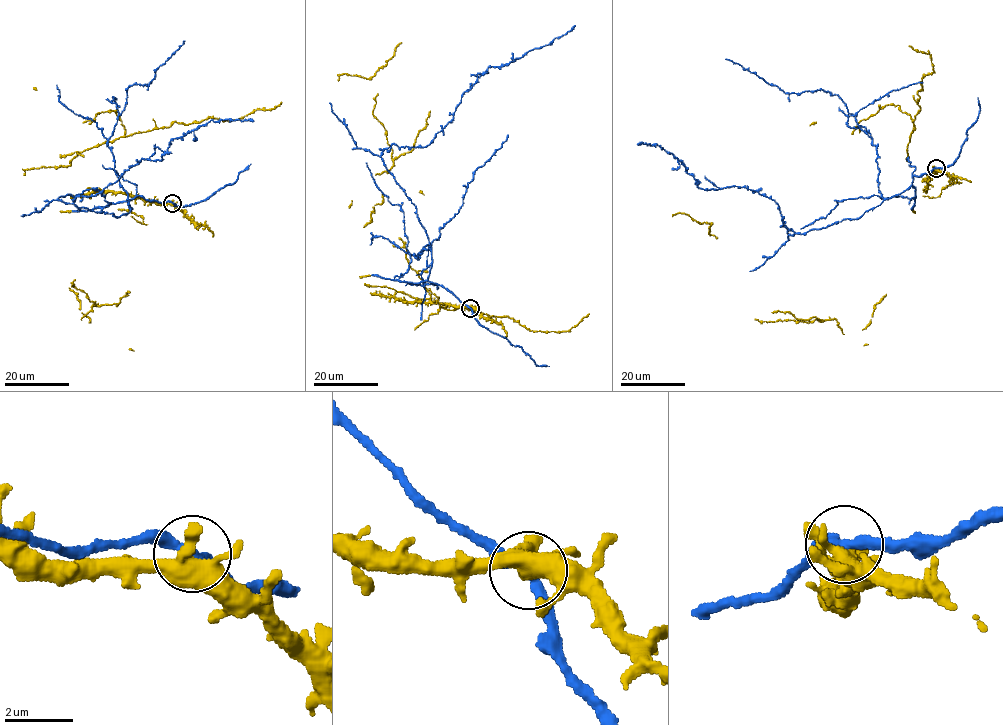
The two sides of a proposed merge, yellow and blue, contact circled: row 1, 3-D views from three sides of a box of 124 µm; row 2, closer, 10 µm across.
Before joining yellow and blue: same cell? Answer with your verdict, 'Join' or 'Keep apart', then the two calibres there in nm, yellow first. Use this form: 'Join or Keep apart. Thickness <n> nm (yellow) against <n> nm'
Join. Thickness 380 nm (yellow) against 280 nm

